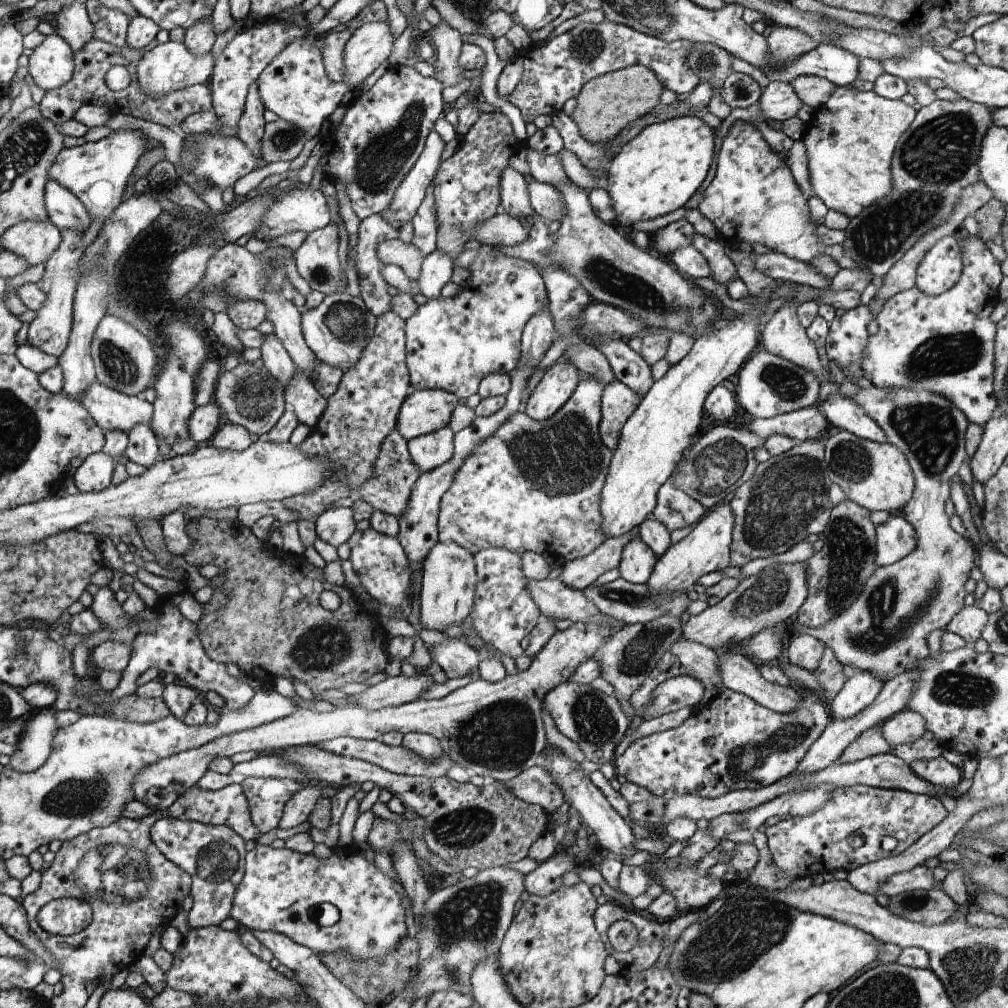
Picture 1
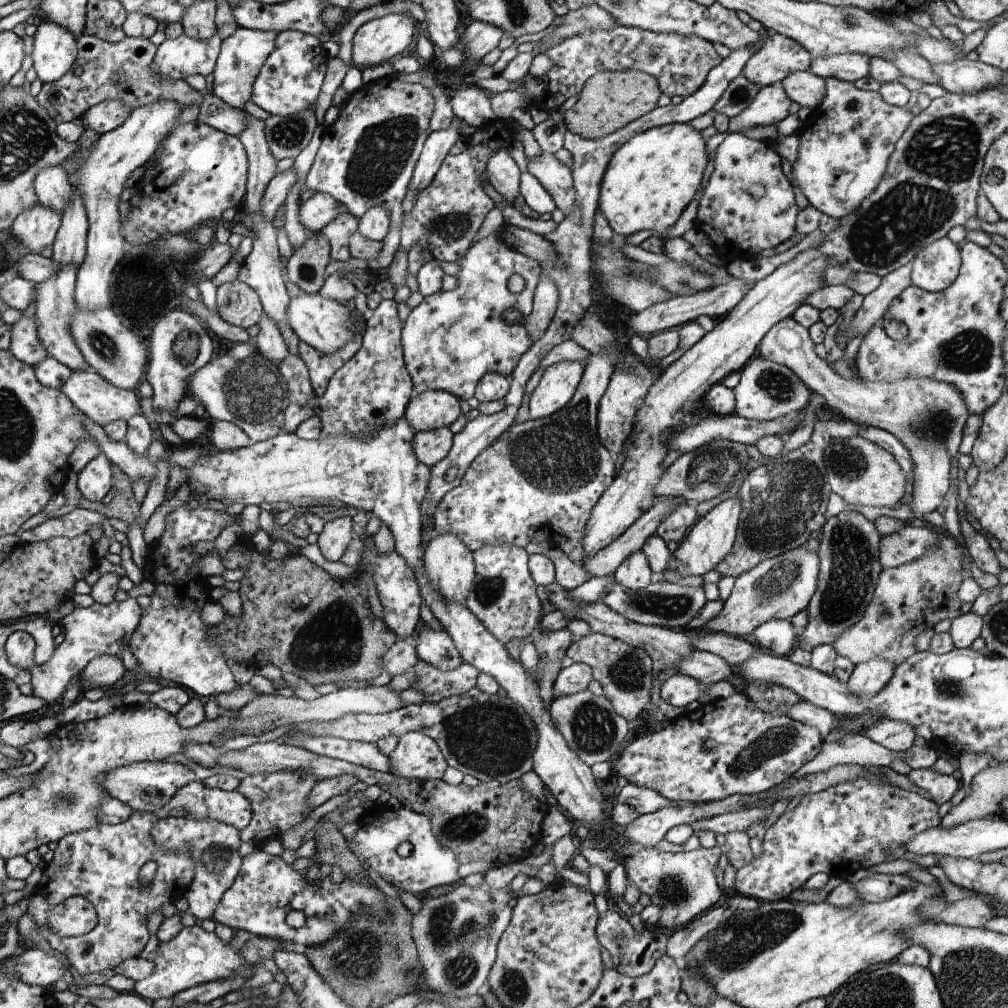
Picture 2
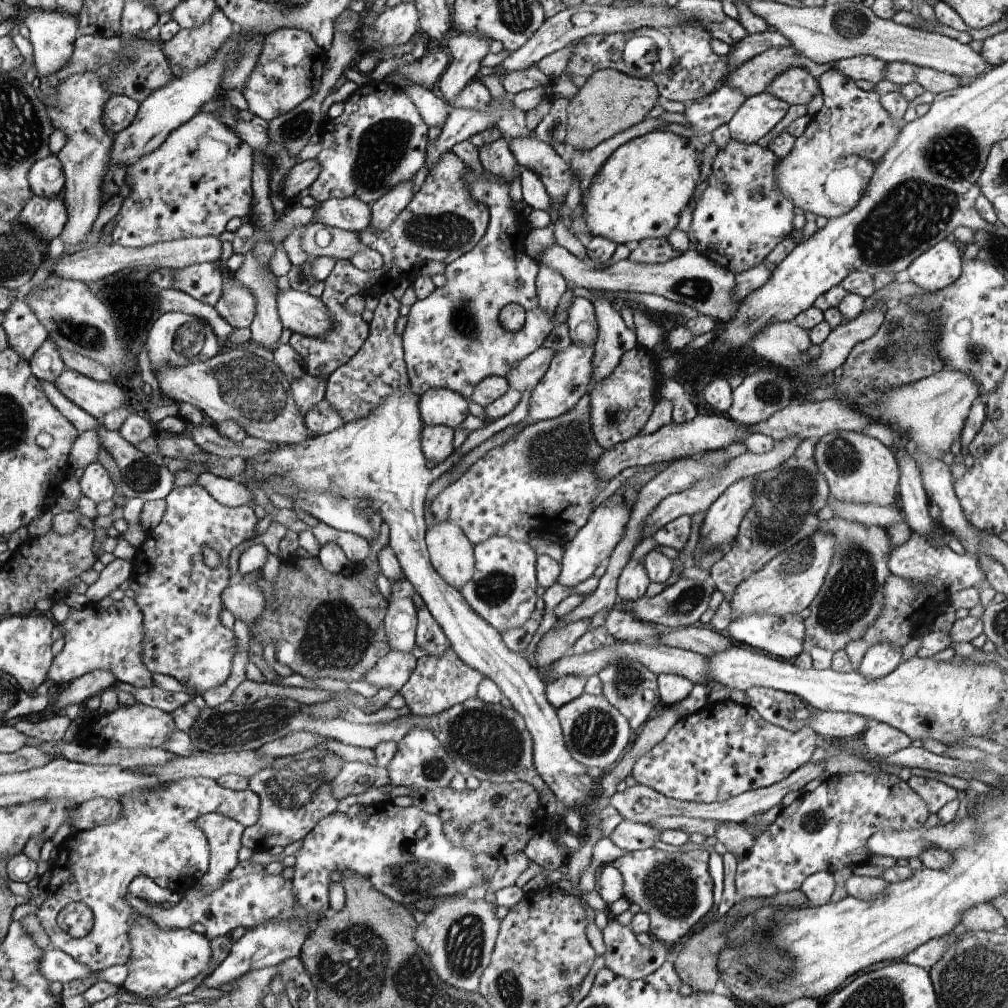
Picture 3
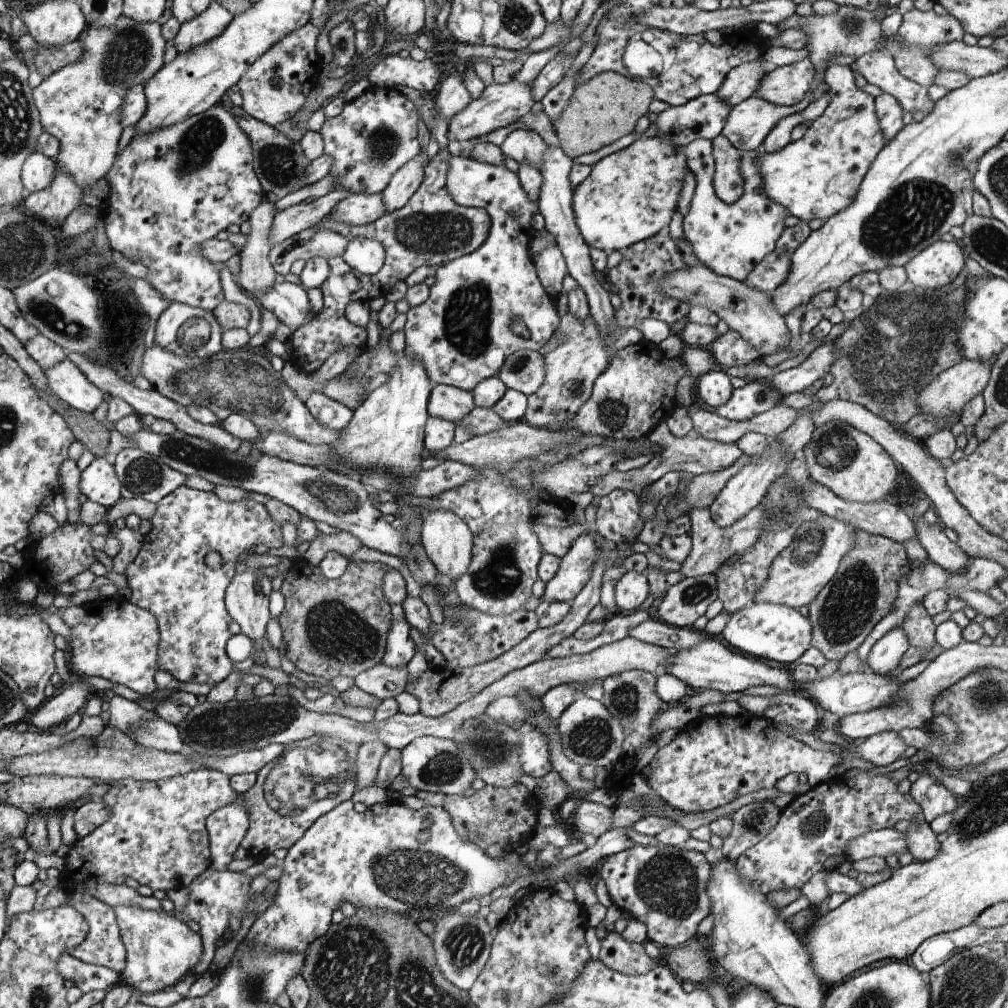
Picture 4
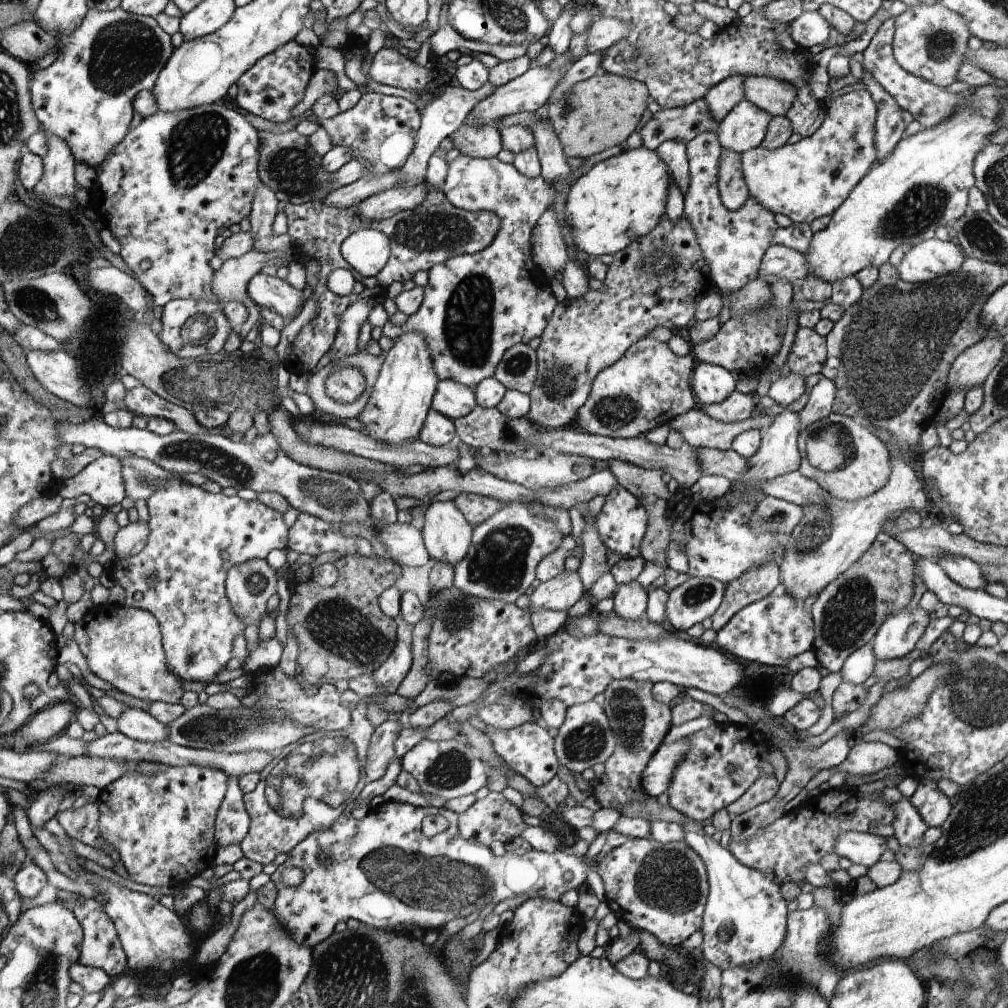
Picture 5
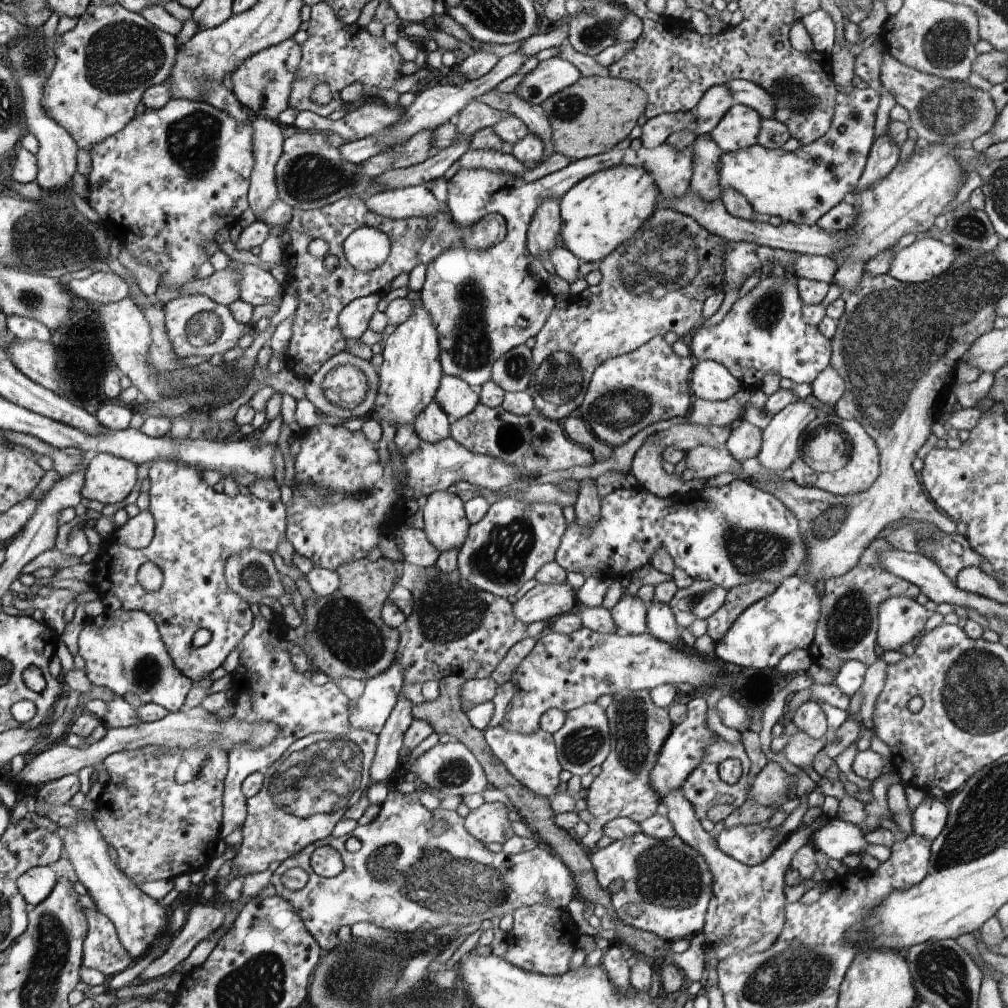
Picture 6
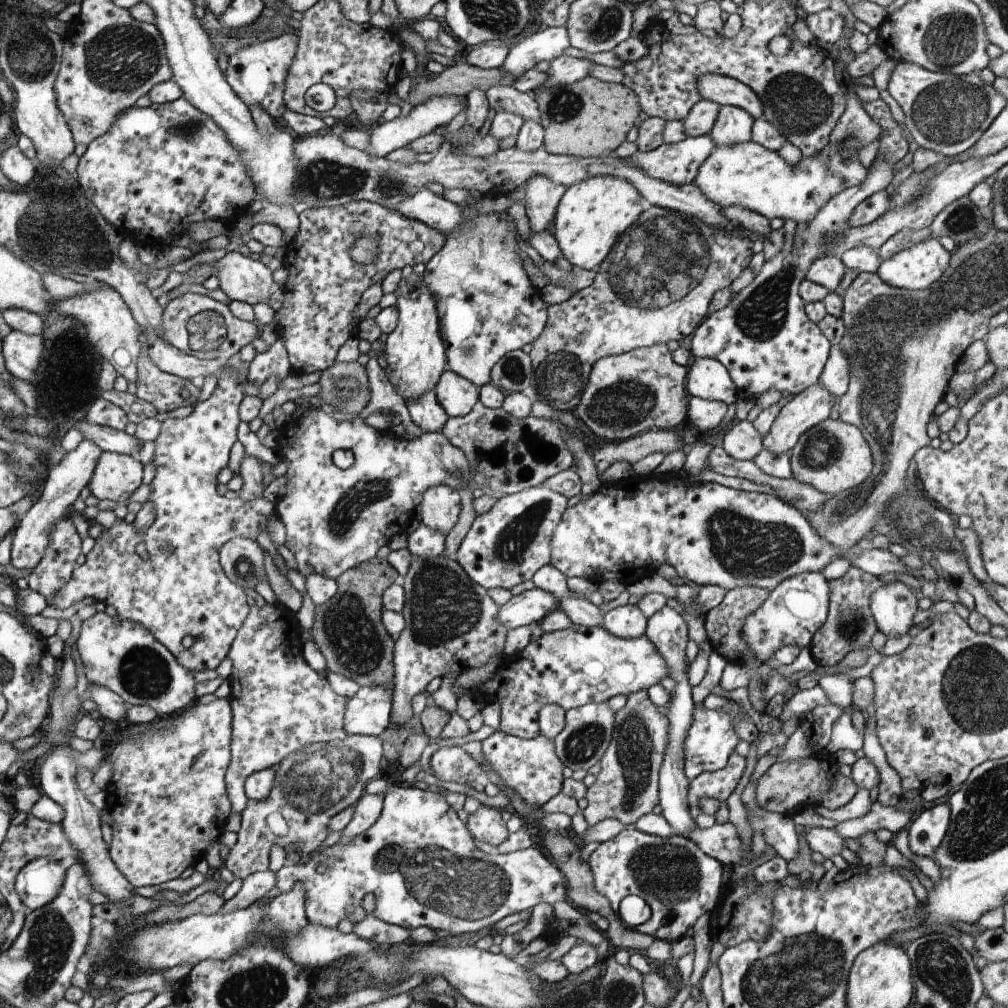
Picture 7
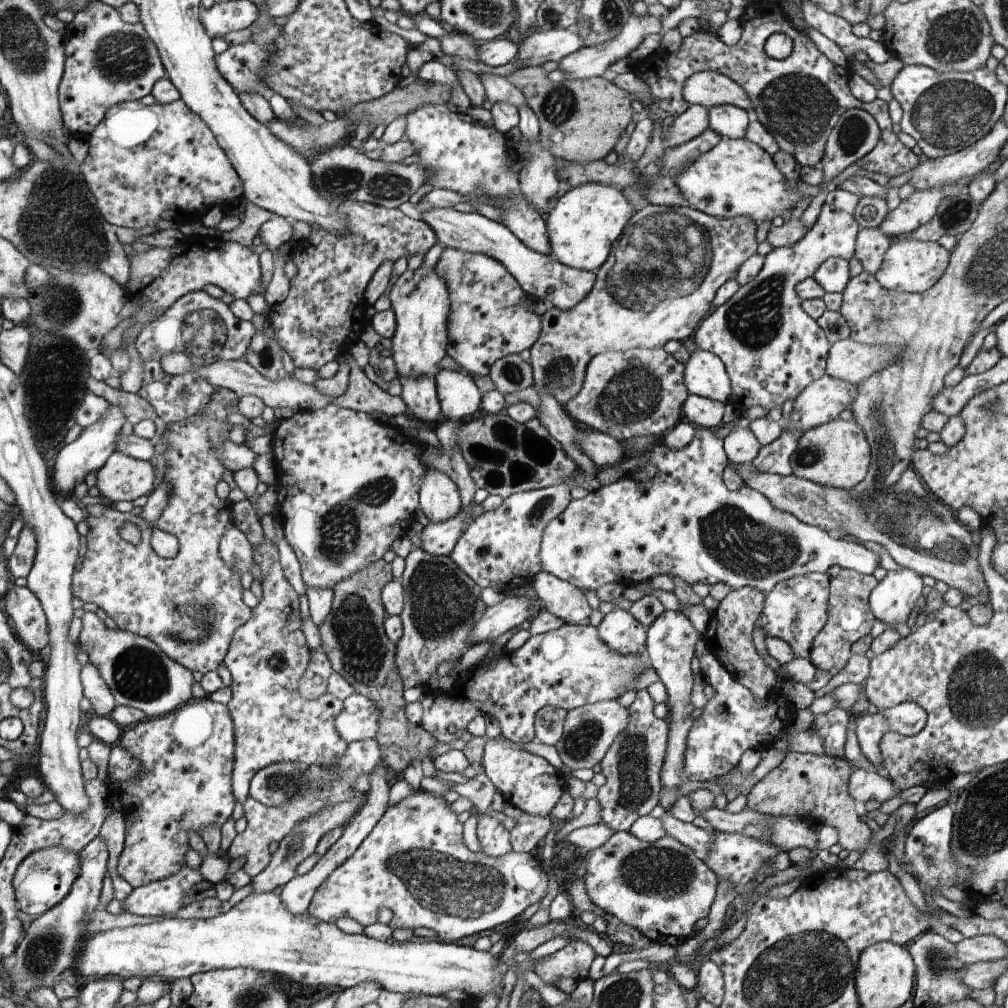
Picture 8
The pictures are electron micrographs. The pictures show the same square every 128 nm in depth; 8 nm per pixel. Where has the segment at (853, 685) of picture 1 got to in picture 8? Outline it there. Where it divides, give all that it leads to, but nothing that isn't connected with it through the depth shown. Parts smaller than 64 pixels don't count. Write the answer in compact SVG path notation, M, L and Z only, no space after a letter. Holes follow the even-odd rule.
M901 568L897 571L888 571L887 576L880 581L869 594L868 604L872 614L880 622L884 622L887 628L892 628L906 623L908 615L912 613L916 600L922 594L924 583L922 576L909 568Z

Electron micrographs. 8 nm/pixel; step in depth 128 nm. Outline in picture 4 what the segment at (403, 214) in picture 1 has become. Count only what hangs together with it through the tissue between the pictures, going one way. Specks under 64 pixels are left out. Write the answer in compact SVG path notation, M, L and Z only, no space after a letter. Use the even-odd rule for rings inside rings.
M513 79L509 83L492 83L484 89L483 95L470 101L460 112L450 120L447 128L449 140L470 140L488 134L496 128L508 126L519 121L525 114L532 112L534 100L531 97L531 85Z

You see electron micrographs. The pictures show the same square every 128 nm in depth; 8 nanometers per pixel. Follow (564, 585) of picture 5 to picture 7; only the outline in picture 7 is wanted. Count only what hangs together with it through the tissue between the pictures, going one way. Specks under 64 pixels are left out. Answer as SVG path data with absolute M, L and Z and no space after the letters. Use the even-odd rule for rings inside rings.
M534 587L513 596L501 607L498 618L510 629L539 623L548 613L559 608L551 592Z

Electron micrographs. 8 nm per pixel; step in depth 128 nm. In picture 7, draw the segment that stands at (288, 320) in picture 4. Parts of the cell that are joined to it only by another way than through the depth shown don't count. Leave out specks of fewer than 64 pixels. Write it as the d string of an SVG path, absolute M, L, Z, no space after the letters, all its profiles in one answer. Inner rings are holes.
M228 252L223 258L209 264L211 275L218 274L219 287L231 301L242 301L254 306L267 302L277 288L272 271L259 260Z

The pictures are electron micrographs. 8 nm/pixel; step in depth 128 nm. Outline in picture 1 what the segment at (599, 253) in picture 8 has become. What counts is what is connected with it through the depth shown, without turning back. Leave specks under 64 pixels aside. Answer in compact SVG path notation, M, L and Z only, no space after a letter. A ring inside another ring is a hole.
M696 114L674 117L644 128L613 156L607 167L609 172L607 191L612 197L613 207L617 212L615 225L629 228L634 221L648 220L684 207L688 198L704 184L704 178L708 176L712 156L714 156L714 146L716 142L714 142L712 128L706 122L702 122L700 116Z

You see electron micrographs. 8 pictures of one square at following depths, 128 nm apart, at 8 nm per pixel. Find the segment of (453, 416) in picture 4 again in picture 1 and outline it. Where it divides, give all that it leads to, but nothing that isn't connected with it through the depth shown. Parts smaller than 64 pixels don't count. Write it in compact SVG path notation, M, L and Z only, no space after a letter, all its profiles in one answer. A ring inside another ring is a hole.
M442 389L410 390L399 414L396 430L408 440L448 426L458 395Z

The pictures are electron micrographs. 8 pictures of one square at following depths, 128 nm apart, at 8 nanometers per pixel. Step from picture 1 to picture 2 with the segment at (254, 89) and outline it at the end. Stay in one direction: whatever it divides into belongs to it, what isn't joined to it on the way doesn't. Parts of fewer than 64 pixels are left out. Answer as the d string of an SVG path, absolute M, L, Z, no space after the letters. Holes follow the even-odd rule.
M250 117L245 122L245 129L237 136L245 145L245 150L248 152L249 172L248 172L248 188L246 190L243 208L252 211L255 216L255 225L250 231L250 236L253 239L252 252L244 259L238 273L238 280L245 282L251 286L258 294L263 306L263 312L270 317L282 333L284 342L289 348L292 355L298 355L299 338L298 335L291 329L287 317L287 308L291 298L286 293L286 286L282 279L282 269L285 267L282 257L278 252L278 243L276 243L276 235L278 230L274 228L272 222L266 222L260 214L261 198L268 186L268 183L275 177L276 163L278 162L270 152L265 137L265 121L256 117Z

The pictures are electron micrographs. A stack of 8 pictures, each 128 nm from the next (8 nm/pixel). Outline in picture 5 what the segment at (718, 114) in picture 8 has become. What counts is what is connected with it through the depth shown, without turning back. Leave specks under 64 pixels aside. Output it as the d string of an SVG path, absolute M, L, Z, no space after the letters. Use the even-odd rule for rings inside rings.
M744 98L719 122L716 134L724 150L745 153L765 140L772 120L769 111Z

